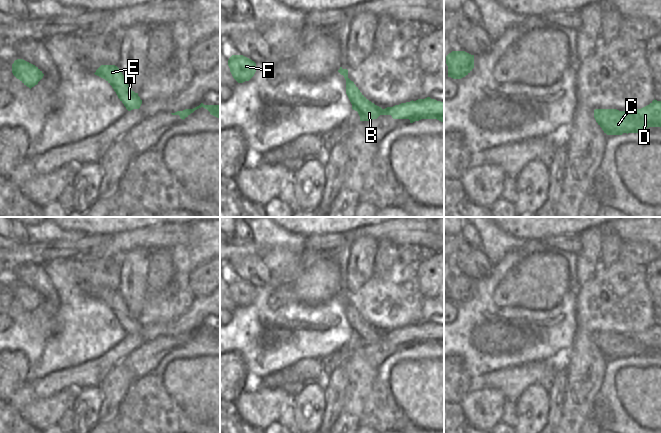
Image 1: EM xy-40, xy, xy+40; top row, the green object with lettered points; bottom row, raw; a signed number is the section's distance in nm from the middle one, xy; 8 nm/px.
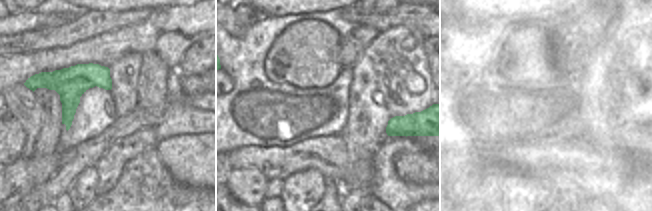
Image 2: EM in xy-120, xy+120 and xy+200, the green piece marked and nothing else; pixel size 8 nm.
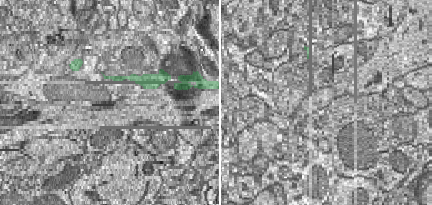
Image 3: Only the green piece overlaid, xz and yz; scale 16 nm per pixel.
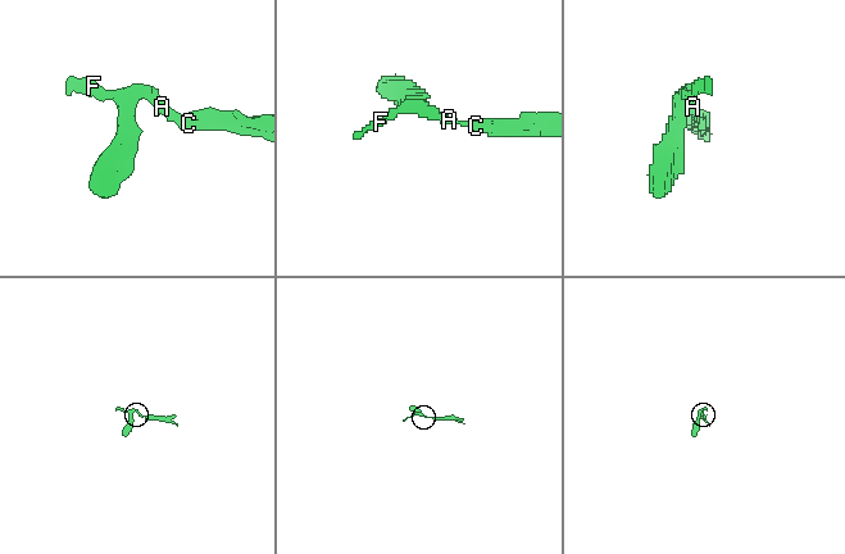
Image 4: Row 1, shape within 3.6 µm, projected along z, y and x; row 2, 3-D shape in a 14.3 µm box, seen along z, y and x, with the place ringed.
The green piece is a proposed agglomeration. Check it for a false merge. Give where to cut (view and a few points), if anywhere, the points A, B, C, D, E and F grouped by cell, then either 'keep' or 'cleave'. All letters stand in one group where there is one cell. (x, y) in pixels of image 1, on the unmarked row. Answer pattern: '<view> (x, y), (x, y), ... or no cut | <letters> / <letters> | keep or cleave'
no cut | A B C D E F | keep

